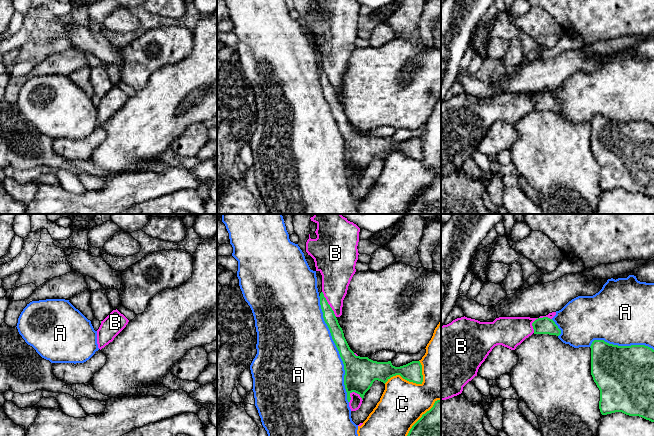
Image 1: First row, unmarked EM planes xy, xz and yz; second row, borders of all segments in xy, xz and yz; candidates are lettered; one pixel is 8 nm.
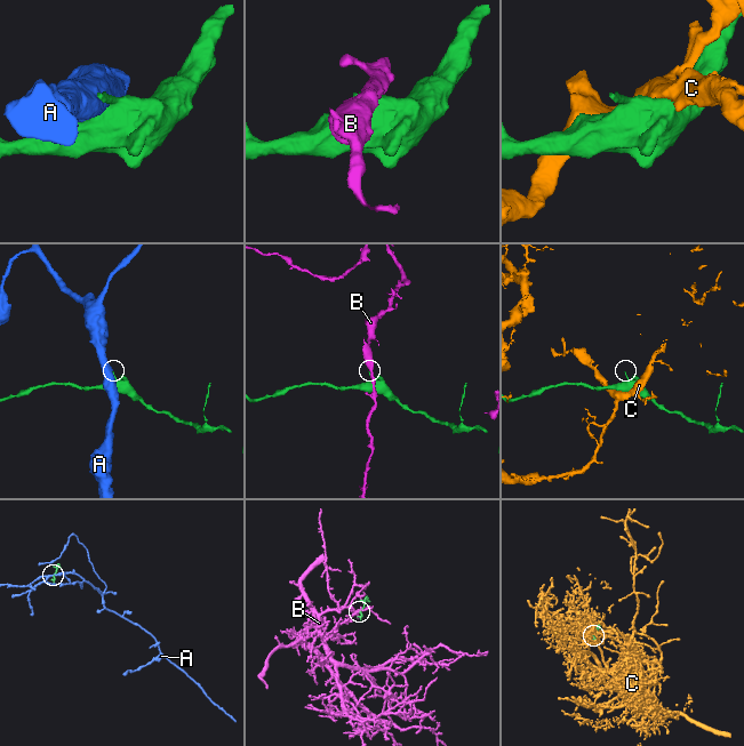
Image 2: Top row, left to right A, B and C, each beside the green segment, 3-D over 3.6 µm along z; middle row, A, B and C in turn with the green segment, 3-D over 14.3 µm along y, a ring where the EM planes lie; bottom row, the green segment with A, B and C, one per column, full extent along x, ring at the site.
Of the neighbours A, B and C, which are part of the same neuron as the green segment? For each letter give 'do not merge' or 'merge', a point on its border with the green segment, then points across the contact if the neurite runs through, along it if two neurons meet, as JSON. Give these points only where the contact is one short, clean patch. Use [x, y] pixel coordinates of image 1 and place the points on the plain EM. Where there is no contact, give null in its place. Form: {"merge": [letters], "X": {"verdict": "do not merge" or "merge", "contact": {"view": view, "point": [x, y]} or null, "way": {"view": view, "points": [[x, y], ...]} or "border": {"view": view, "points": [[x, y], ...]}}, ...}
{"merge": [], "A": {"verdict": "do not merge", "contact": {"view": "xz", "point": [337, 124]}}, "B": {"verdict": "do not merge", "contact": {"view": "yz", "point": [538, 94]}}, "C": {"verdict": "do not merge", "contact": {"view": "xz", "point": [413, 158]}}}

